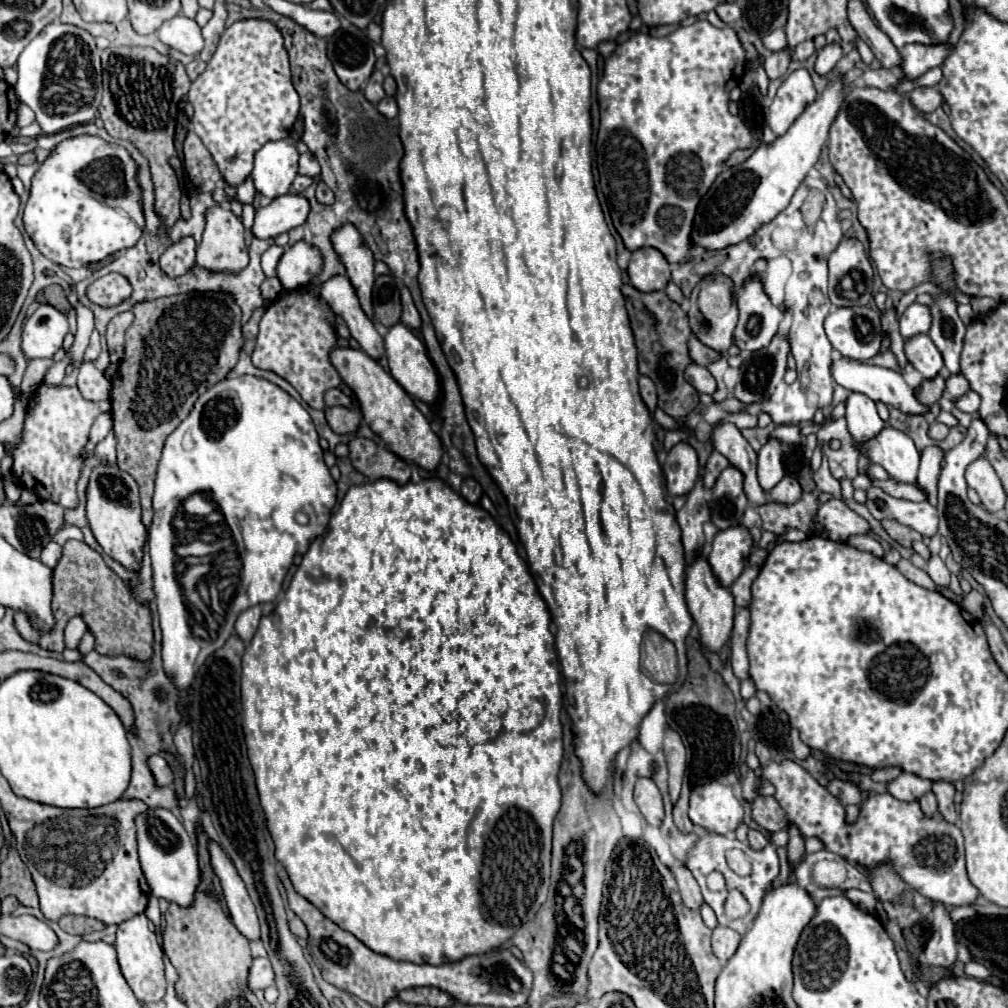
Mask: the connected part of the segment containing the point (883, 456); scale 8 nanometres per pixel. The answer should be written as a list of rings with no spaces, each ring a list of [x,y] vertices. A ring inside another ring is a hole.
[[[887,426],[877,438],[867,442],[859,450],[875,464],[883,466],[893,480],[917,486],[921,454],[907,434]]]

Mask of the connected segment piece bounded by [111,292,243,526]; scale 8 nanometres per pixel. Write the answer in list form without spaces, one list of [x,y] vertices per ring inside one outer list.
[[[191,292],[169,298],[157,298],[133,308],[133,324],[125,332],[125,354],[111,380],[111,414],[113,432],[117,438],[117,464],[123,472],[129,472],[139,484],[141,518],[149,526],[153,518],[151,498],[157,474],[157,462],[167,436],[185,420],[197,398],[213,384],[227,378],[239,360],[243,346],[241,336],[241,310],[227,294],[217,292]]]

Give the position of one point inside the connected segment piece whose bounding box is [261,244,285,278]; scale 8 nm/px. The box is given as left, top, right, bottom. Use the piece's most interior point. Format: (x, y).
(271, 257)

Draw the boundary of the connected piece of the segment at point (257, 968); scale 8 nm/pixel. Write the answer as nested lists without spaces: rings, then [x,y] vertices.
[[[255,958],[251,968],[249,968],[249,978],[247,978],[247,984],[249,984],[249,990],[265,990],[267,986],[273,984],[273,968],[269,964],[267,958]]]

